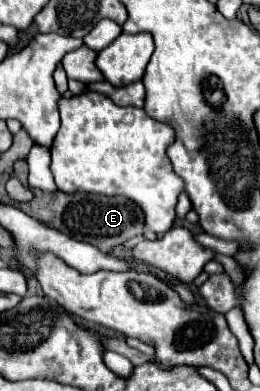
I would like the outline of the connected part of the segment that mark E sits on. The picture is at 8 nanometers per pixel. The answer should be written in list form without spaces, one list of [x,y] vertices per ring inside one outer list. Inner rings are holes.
[[[36,191],[36,197],[26,203],[26,213],[34,219],[42,217],[42,221],[54,229],[60,229],[64,233],[70,231],[70,237],[82,237],[82,241],[102,249],[104,253],[110,253],[114,247],[124,245],[128,239],[136,235],[146,233],[144,225],[144,213],[142,209],[126,199],[126,197],[108,197],[108,195],[94,195],[94,193],[48,193],[48,191]]]

